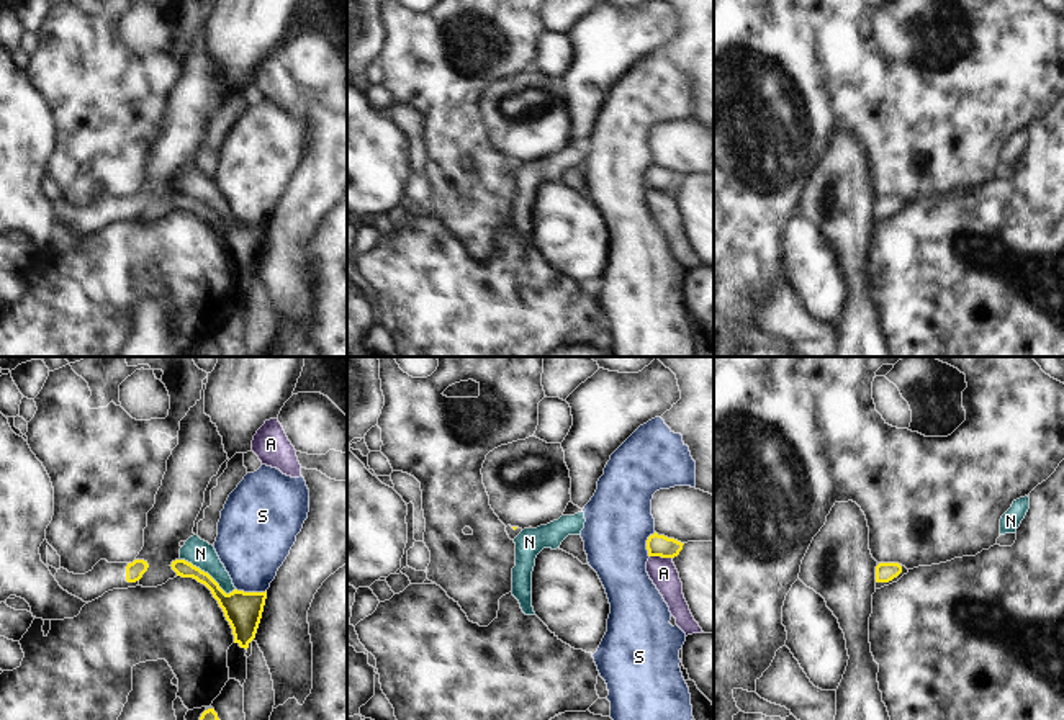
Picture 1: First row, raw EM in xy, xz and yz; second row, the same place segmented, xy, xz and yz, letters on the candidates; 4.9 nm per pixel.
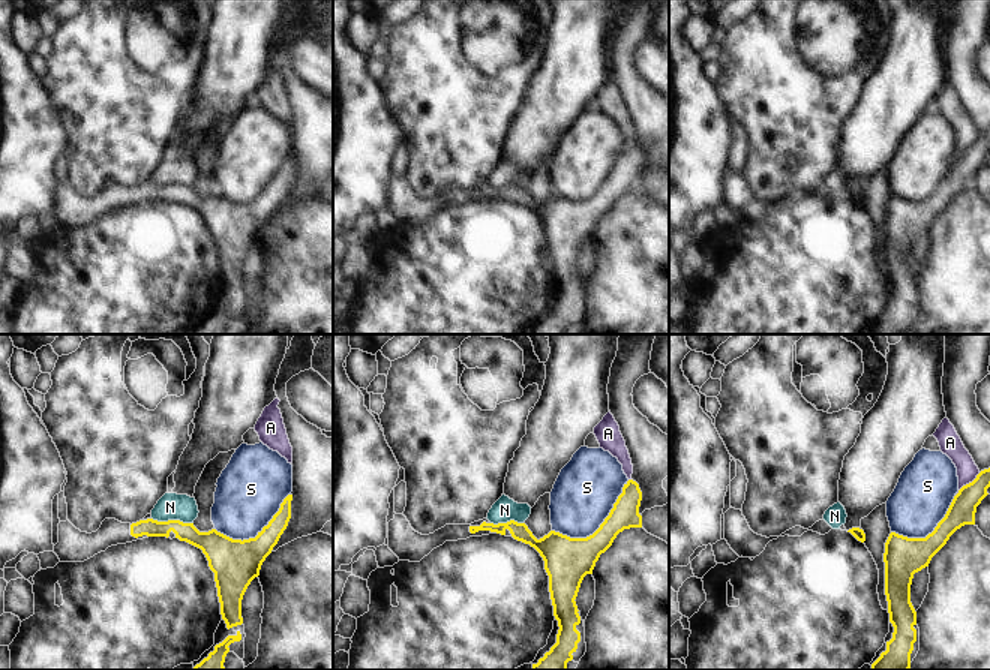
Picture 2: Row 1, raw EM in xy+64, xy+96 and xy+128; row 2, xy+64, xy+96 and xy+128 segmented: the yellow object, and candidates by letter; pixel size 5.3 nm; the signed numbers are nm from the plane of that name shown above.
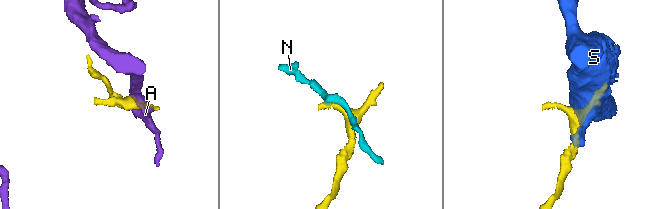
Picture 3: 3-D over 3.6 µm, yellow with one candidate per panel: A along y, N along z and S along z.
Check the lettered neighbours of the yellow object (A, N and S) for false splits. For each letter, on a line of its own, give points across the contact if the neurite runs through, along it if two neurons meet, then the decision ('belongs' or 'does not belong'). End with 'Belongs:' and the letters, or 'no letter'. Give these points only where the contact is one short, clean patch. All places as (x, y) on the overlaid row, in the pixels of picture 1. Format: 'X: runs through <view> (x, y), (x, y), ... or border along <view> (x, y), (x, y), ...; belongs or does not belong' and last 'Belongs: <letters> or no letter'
A: does not belong
N: does not belong
S: does not belong
Belongs: no letter

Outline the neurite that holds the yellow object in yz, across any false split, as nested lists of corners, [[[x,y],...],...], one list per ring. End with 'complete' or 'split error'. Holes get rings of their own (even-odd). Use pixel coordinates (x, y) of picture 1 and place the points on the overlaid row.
[[[877,563],[876,589],[897,583],[908,569],[899,563]]]; split error

